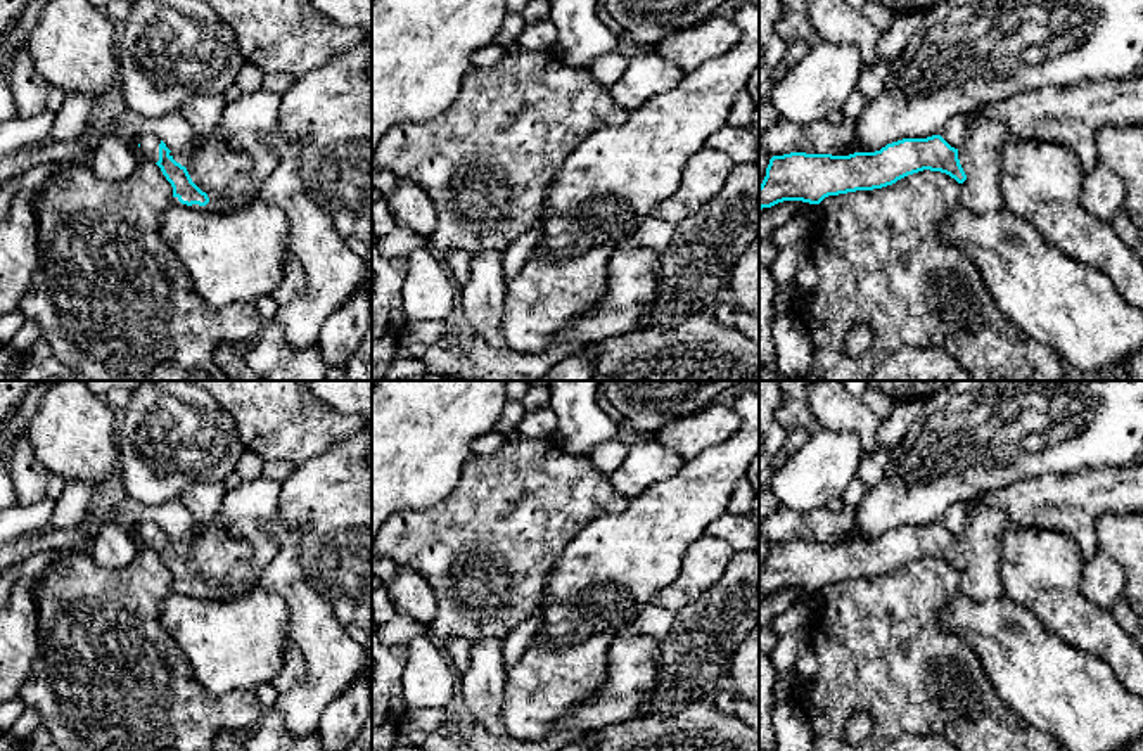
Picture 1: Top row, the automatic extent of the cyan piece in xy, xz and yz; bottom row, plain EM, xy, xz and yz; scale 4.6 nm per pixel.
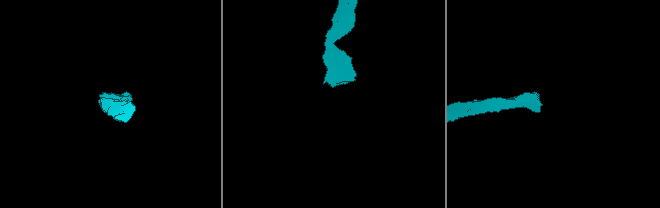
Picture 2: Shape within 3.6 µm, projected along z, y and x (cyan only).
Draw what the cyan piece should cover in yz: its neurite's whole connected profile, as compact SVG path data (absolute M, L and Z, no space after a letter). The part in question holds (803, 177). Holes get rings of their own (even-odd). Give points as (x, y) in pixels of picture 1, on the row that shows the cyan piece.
M970 118L963 144L951 147L941 135L927 138L903 138L887 144L875 152L854 152L849 156L790 152L773 156L766 177L759 185L759 209L783 201L802 201L820 204L828 196L856 190L873 190L896 183L897 180L923 171L941 171L961 185L960 204L977 215L1005 208L1001 196L1001 145L1013 138L1010 130L987 118Z

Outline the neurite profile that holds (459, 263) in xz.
M450 251L446 254L448 275L455 286L462 286L470 277L470 256L463 251Z

